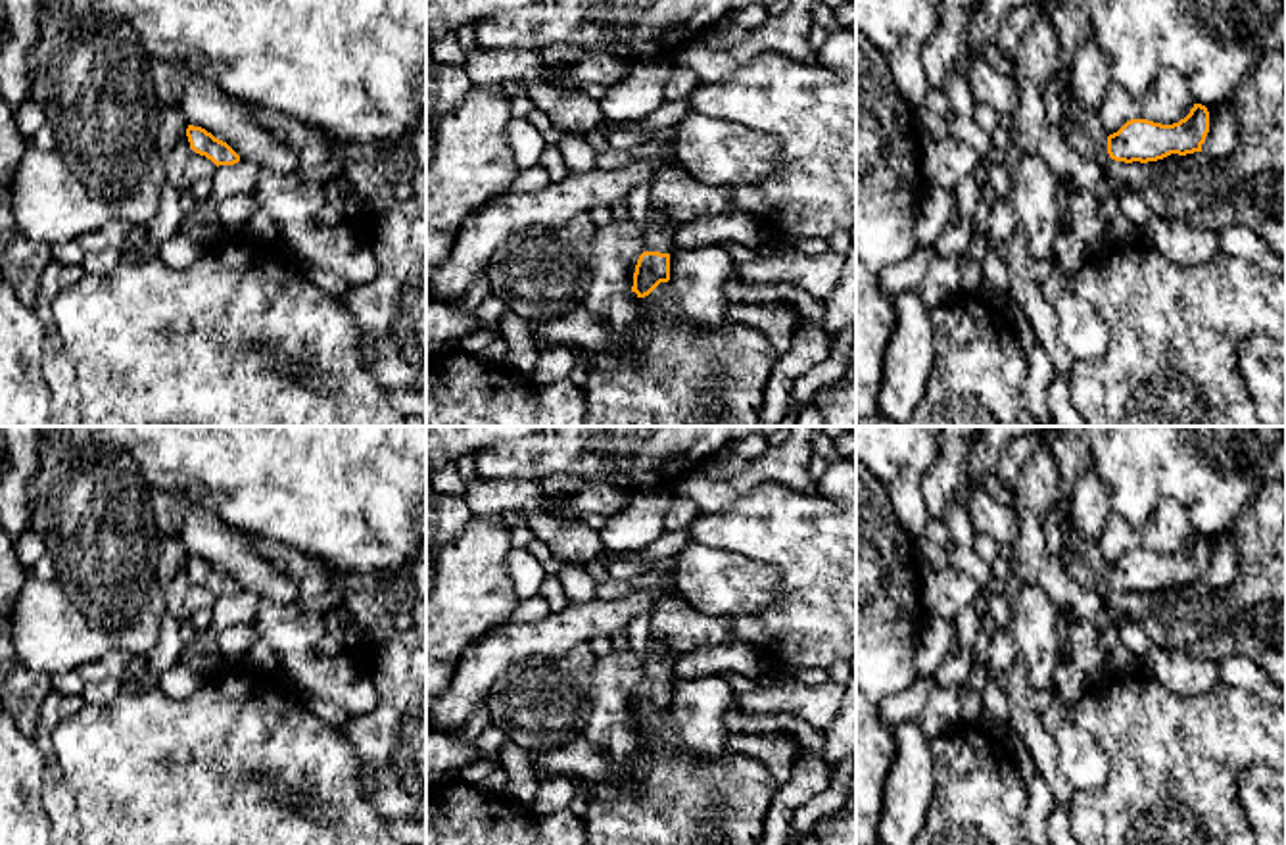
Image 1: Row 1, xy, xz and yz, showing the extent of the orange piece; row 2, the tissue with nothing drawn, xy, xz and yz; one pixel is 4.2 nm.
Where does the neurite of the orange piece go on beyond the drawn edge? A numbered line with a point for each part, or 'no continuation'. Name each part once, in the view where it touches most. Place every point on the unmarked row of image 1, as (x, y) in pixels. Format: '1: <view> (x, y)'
1: xz (659, 667)

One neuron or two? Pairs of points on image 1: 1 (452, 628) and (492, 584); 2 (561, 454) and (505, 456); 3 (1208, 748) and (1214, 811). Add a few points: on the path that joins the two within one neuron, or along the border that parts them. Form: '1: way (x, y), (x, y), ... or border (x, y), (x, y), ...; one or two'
1: way (459, 617), (480, 596); one
2: way (547, 454), (519, 456); one
3: way (1208, 763), (1208, 796); one

